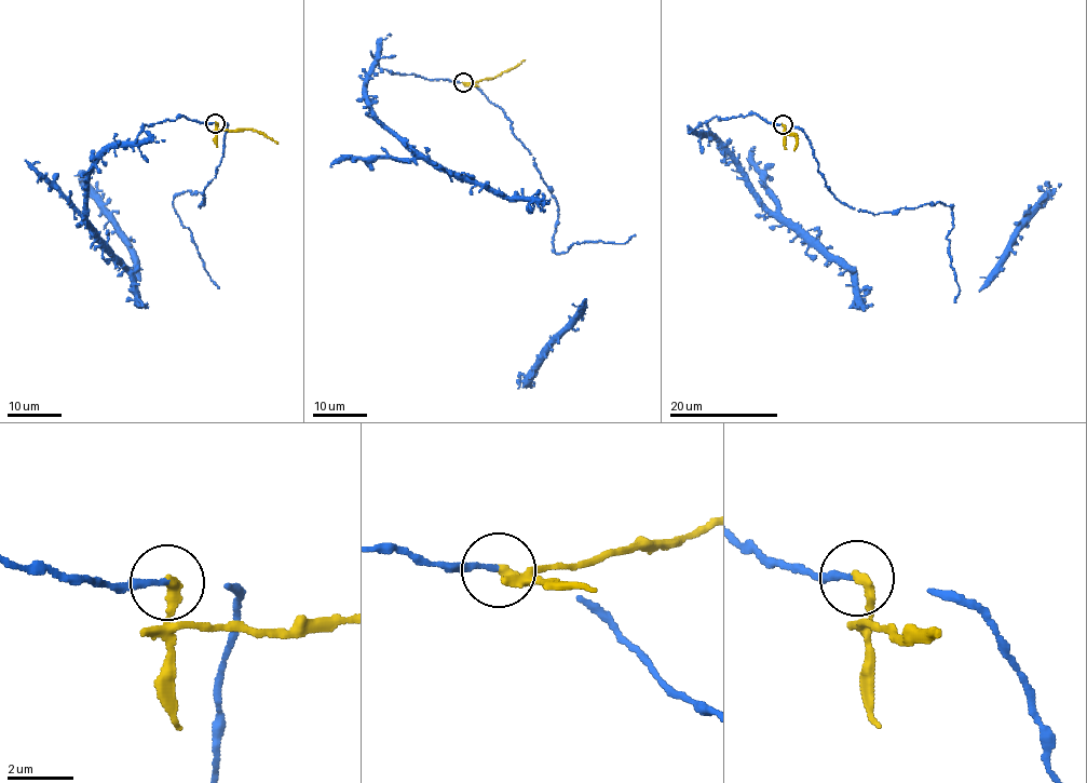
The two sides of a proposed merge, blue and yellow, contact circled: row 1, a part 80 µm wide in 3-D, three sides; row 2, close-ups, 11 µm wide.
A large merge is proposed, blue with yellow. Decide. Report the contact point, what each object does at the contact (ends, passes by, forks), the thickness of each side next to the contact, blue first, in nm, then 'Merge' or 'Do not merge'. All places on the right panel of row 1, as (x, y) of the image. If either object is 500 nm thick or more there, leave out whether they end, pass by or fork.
Place: (783, 124). At the ring blue ends. At the ring yellow ends. Thickness 150 nm (blue) against 320 nm. Do not merge

